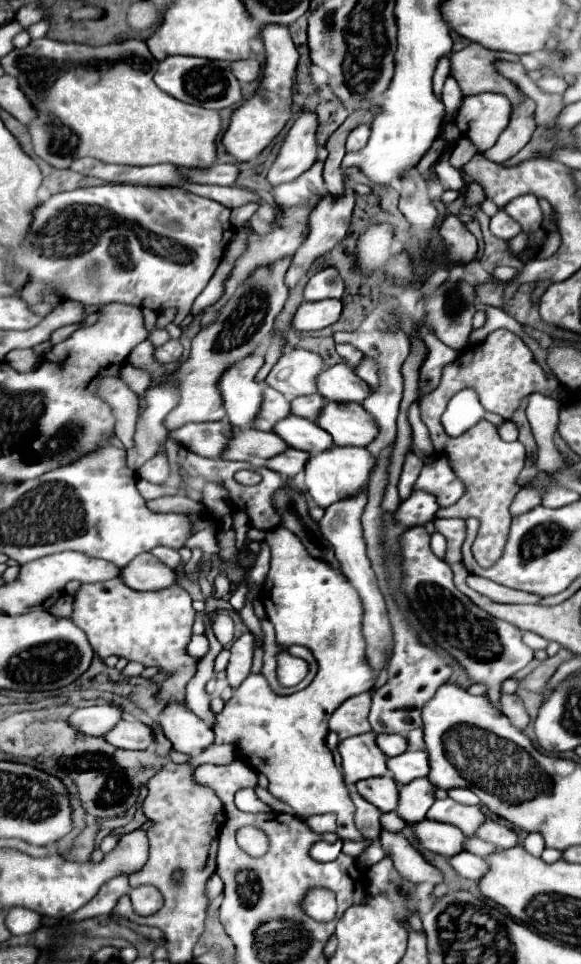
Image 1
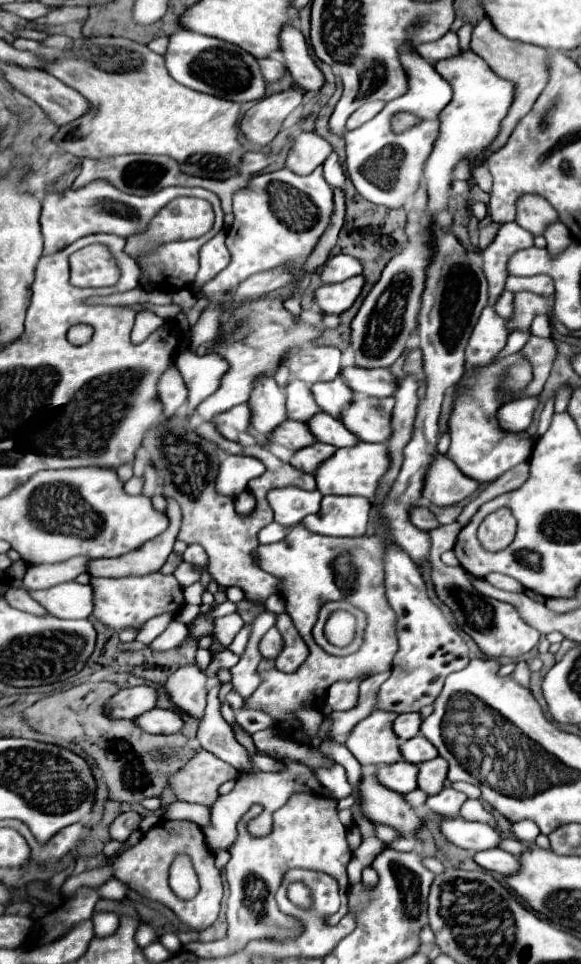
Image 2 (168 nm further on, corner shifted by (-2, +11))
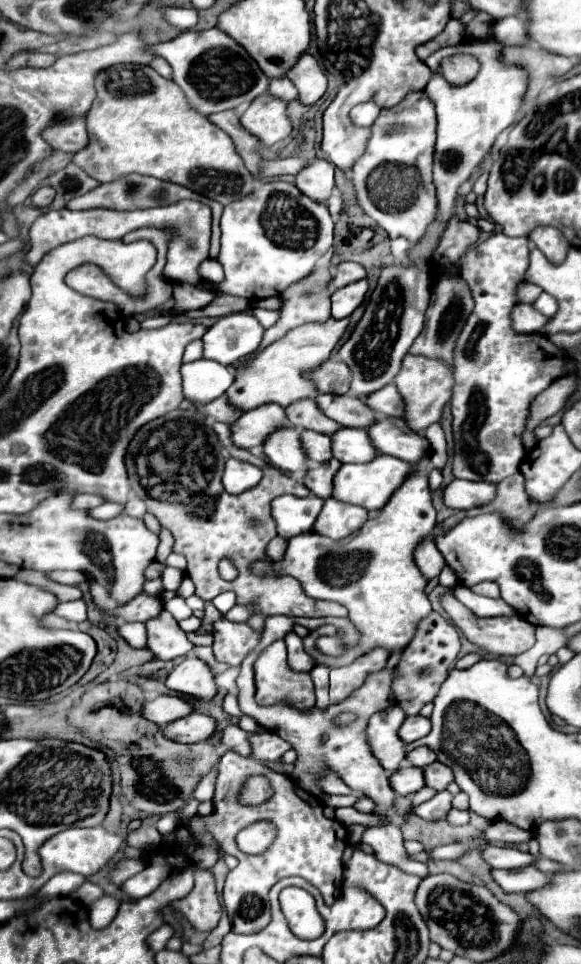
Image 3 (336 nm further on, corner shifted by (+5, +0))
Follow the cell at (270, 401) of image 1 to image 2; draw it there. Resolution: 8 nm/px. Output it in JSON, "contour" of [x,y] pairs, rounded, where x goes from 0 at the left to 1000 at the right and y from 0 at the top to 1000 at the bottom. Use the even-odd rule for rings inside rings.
{"contour":[[[522,395],[499,396],[492,401],[497,410],[492,414],[494,432],[511,437],[528,437],[532,433],[552,428],[549,420],[542,418],[528,397]]]}

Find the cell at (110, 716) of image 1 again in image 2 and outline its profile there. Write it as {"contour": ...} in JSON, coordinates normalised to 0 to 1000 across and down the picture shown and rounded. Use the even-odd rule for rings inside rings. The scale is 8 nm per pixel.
{"contour":[[[243,711],[243,713],[225,713],[225,715],[208,715],[191,727],[188,727],[188,738],[198,744],[222,744],[232,746],[243,740],[253,740],[256,735],[270,733],[274,717],[260,711]]]}

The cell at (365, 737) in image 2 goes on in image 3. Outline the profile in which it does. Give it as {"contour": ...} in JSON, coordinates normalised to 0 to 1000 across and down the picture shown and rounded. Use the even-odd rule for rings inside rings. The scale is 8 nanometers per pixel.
{"contour":[[[671,732],[657,739],[647,739],[630,755],[633,772],[654,795],[668,801],[678,801],[695,788],[695,772],[685,766],[685,755],[695,749],[695,739],[685,732]]]}

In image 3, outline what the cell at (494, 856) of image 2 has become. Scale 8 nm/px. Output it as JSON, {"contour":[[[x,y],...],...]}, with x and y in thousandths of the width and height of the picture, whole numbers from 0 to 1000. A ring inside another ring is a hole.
{"contour":[[[916,898],[888,902],[847,902],[843,907],[867,925],[912,925],[919,921],[933,921],[933,917],[943,913],[936,905]]]}

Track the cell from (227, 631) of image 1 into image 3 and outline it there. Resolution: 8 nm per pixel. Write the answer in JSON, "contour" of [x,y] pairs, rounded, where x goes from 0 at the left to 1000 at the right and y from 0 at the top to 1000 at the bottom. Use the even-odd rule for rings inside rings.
{"contour":[[[379,641],[368,645],[368,680],[379,687],[392,687],[399,691],[413,689],[430,676],[444,664],[448,658],[441,658],[423,645],[396,645],[389,641]]]}

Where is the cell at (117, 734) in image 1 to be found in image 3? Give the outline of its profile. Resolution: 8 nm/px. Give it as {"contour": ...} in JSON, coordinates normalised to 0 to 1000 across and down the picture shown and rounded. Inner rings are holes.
{"contour":[[[324,741],[306,745],[286,753],[279,753],[279,761],[299,770],[348,770],[368,761],[368,747],[351,741]]]}

